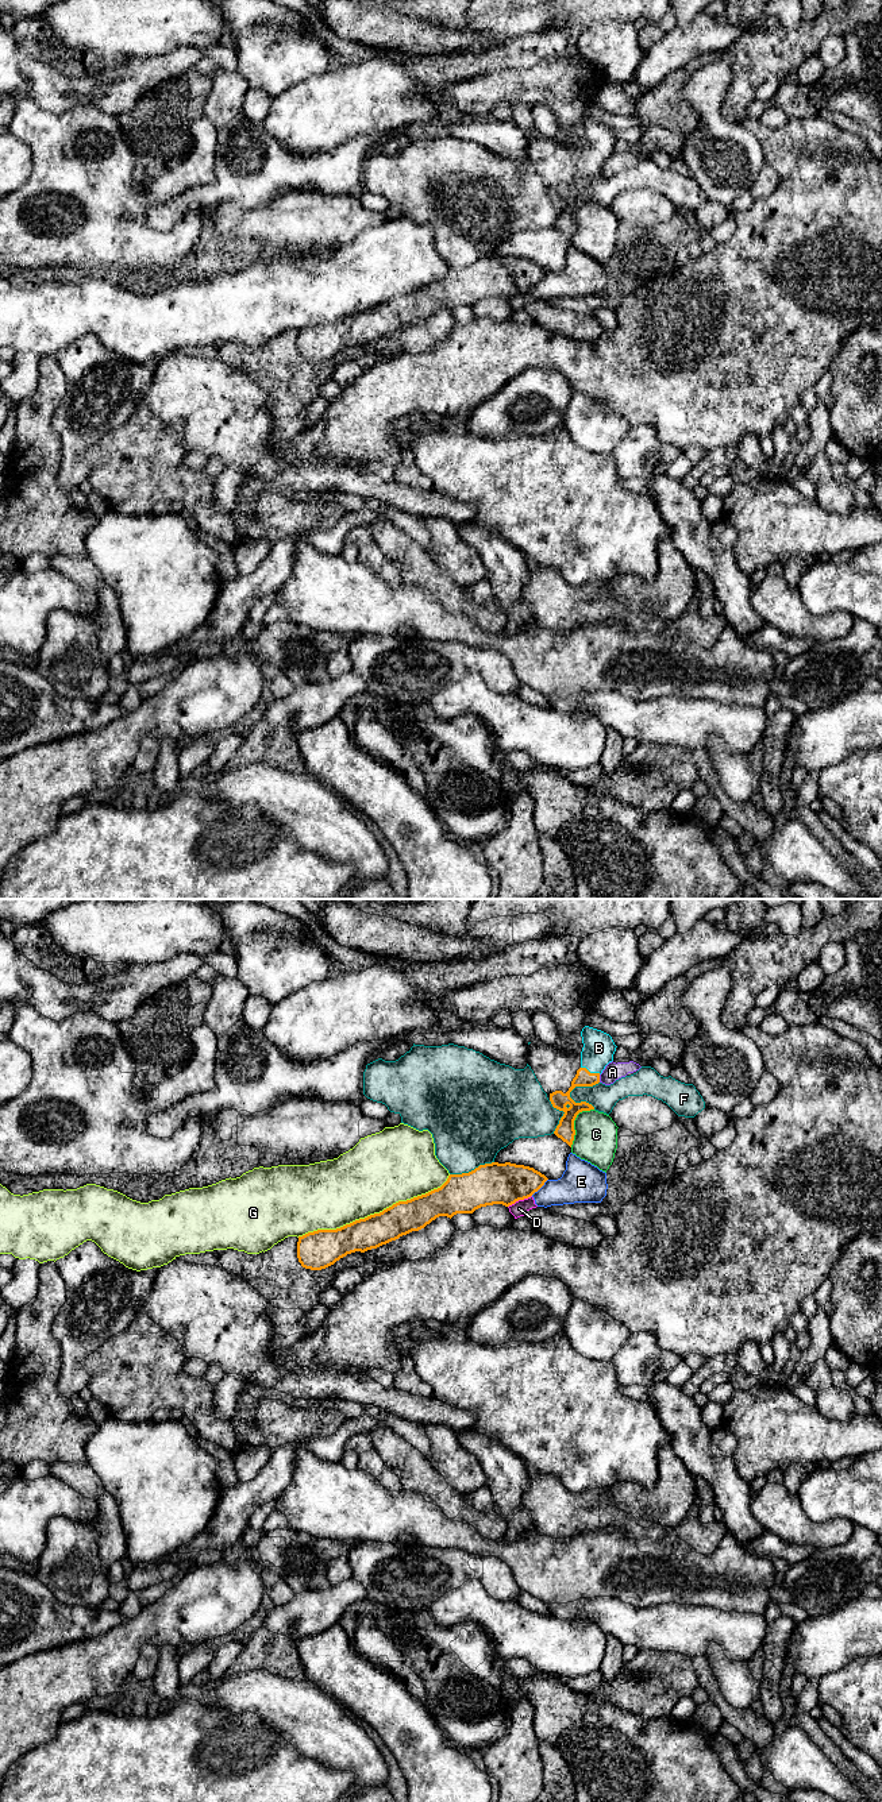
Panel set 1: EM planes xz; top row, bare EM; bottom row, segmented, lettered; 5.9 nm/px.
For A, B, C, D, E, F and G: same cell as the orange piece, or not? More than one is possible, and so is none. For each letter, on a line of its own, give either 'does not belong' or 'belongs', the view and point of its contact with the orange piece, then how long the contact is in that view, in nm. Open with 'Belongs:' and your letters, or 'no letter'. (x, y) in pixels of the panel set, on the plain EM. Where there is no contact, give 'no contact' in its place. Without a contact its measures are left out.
Belongs: B
A: does not belong; contact xz (599, 172); length 50 nm
B: belongs; contact xz (589, 165); length 130 nm
C: does not belong; contact xz (573, 216); length 280 nm
D: does not belong; contact xz (519, 292); length 160 nm
E: does not belong; contact xz (539, 281); length 140 nm
F: does not belong; contact xz (582, 178); length 200 nm
G: does not belong; contact xz (374, 307); length 1000 nm

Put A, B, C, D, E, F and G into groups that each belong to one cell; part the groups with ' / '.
A / B / C / D E / F / G

